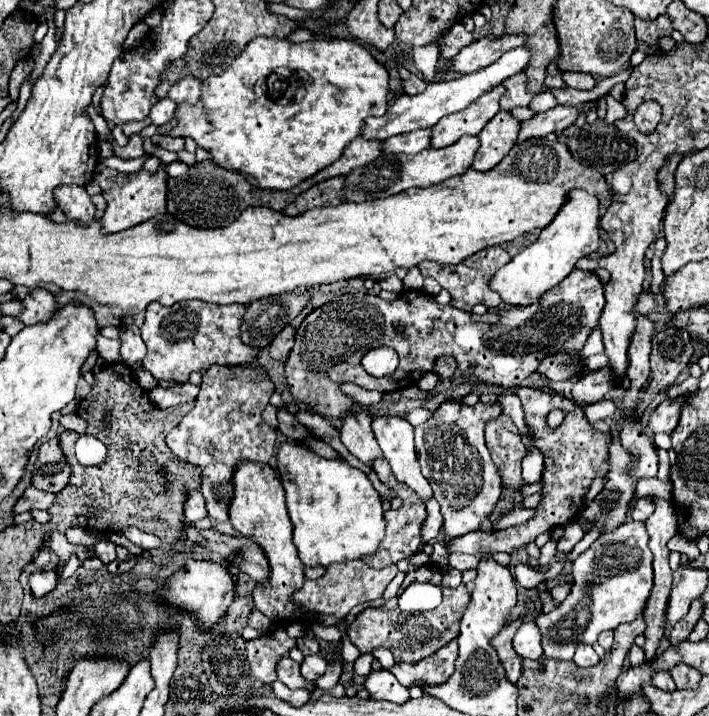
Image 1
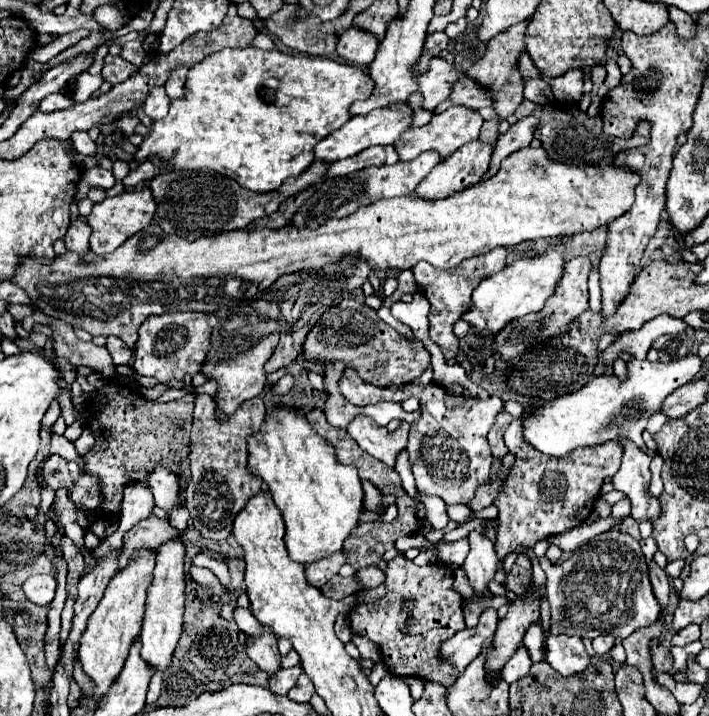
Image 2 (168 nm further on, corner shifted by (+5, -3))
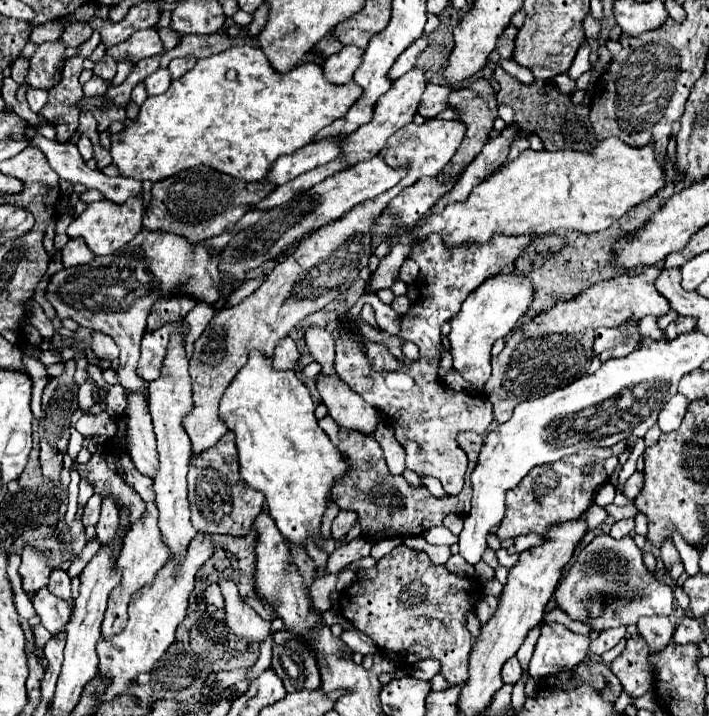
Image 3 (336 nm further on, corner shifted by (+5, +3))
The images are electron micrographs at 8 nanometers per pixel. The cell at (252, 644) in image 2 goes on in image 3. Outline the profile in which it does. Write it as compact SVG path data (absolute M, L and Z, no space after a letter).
M219 581L223 597L225 597L225 613L227 613L227 625L229 629L245 639L245 641L257 641L263 643L271 635L271 621L265 621L259 617L245 599L237 593L237 585L233 581Z

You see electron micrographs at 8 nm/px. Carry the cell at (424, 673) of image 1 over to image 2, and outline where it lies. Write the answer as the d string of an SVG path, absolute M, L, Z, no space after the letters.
M485 609L479 617L479 625L469 629L465 627L463 631L459 631L457 635L453 635L451 639L447 639L443 645L441 645L441 657L451 661L459 671L463 671L483 649L483 641L491 641L493 639L493 633L495 633L495 627L497 627L497 611L495 609Z

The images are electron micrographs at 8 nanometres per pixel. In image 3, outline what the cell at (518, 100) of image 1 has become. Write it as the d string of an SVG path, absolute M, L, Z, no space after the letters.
M429 83L427 93L423 93L423 101L419 105L419 115L423 115L425 119L431 119L431 117L439 115L441 111L449 109L447 97L451 91L453 91L453 87L449 87L449 85Z

